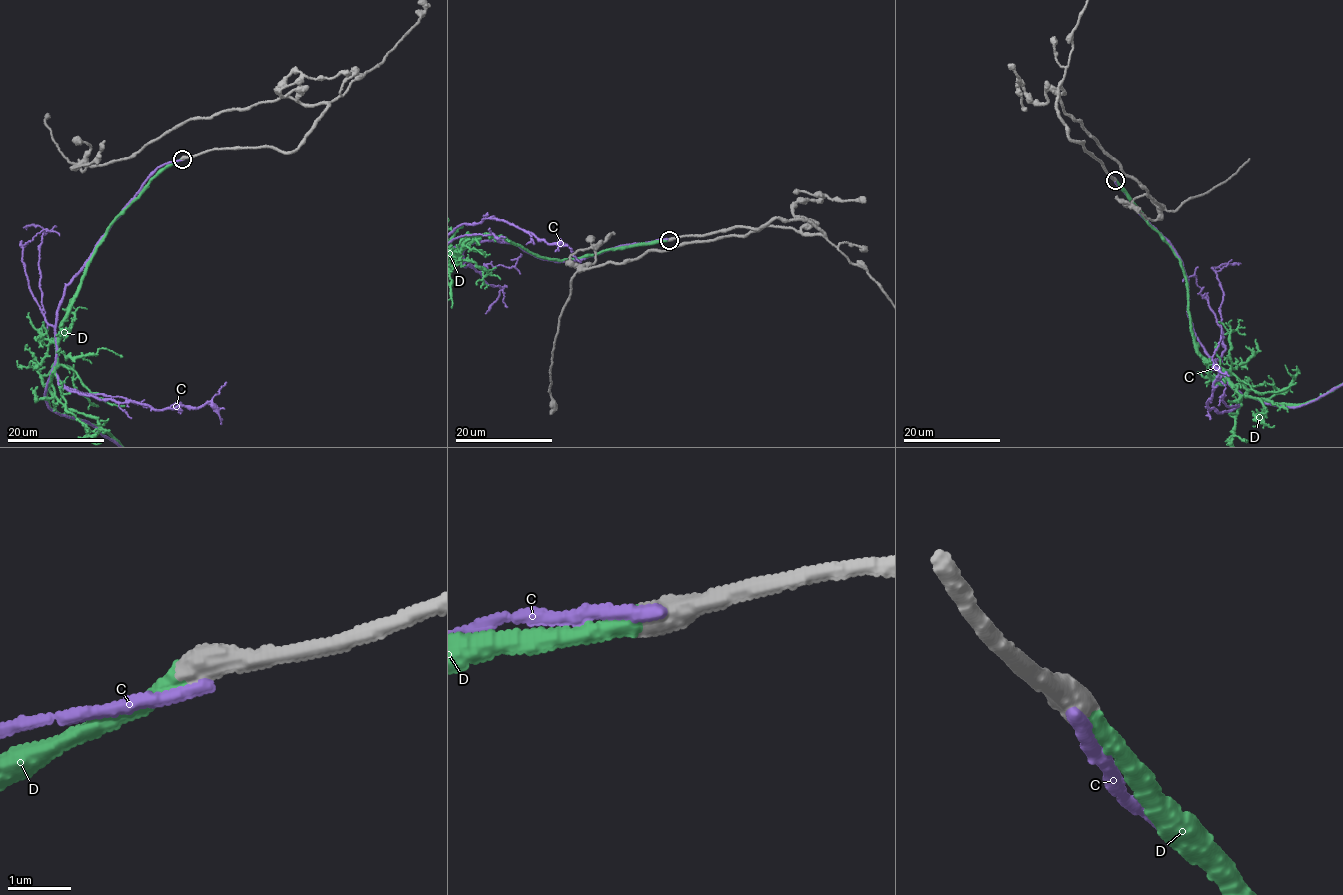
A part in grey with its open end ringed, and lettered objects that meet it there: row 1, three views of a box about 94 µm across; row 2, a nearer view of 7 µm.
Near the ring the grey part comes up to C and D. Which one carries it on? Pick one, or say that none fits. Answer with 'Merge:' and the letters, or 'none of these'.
Merge: D

